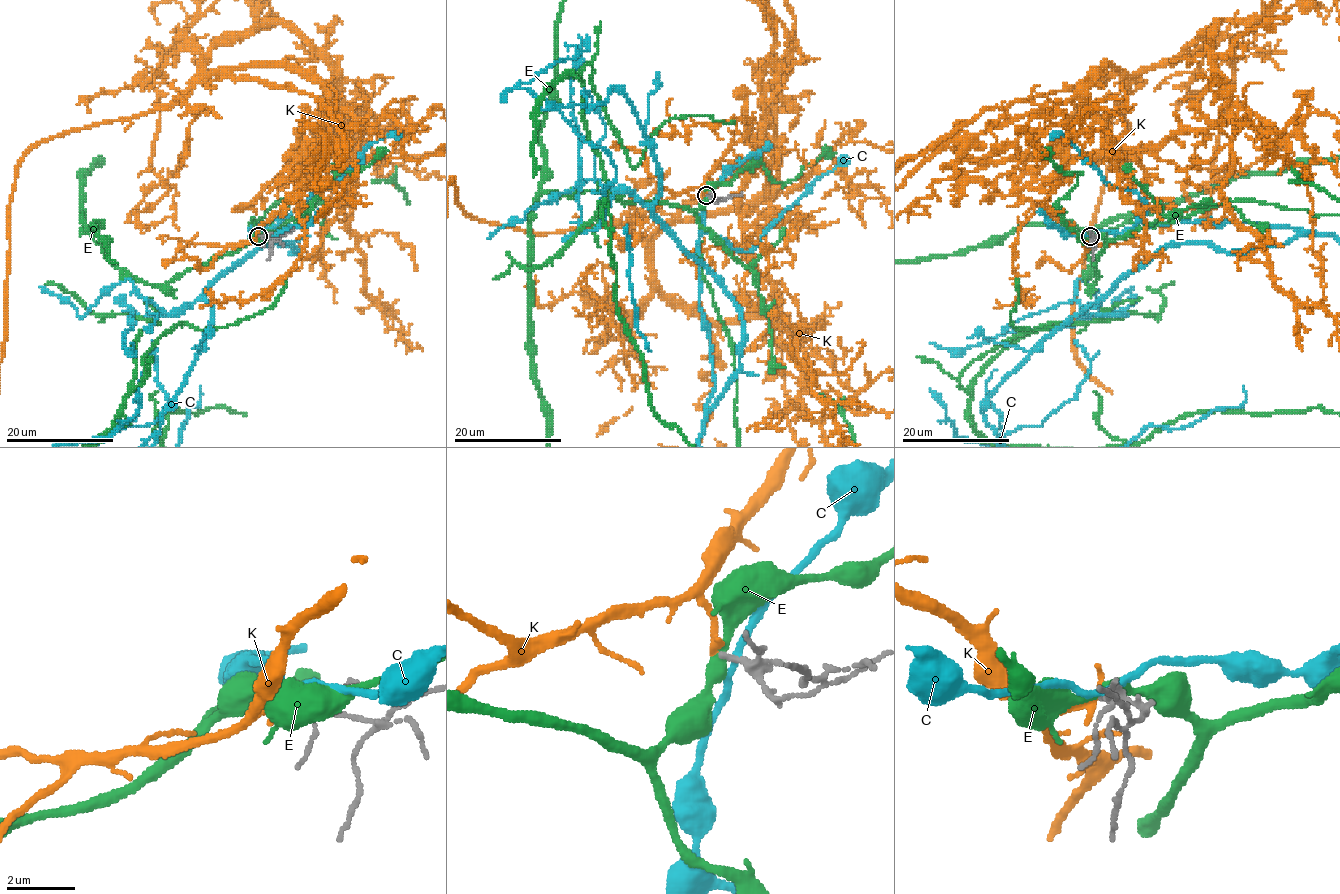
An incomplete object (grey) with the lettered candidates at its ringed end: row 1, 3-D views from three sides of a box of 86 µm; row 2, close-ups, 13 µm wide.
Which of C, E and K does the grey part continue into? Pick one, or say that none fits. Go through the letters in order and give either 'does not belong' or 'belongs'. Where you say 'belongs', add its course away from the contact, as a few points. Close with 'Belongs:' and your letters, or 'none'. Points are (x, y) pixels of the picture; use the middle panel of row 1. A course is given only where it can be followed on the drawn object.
C: does not belong
E: does not belong
K: belongs; course (706, 195), (748, 126), (769, 197), (646, 236), (537, 233), (472, 217), (453, 177)
Belongs: K

